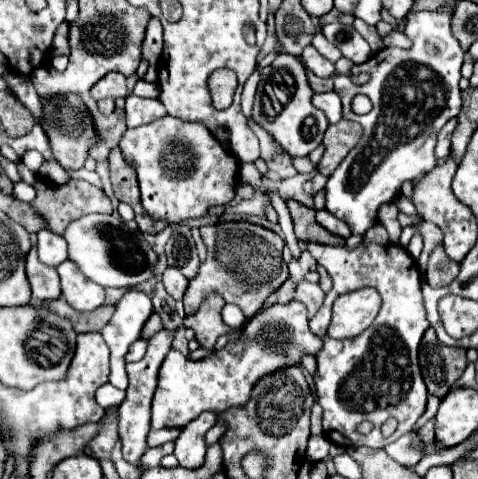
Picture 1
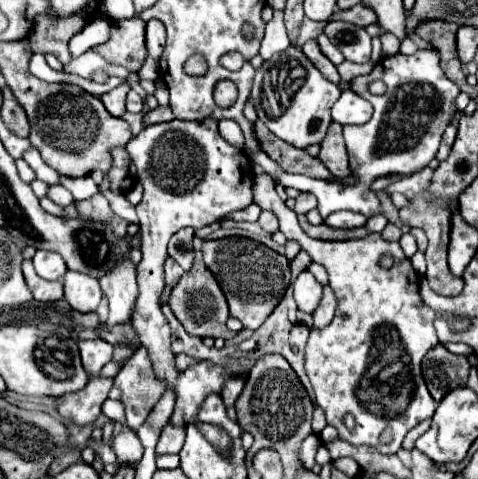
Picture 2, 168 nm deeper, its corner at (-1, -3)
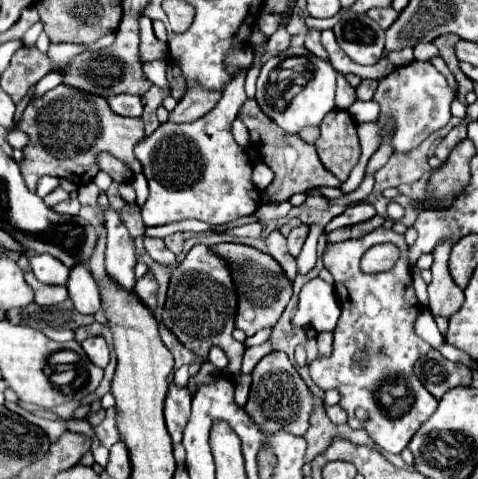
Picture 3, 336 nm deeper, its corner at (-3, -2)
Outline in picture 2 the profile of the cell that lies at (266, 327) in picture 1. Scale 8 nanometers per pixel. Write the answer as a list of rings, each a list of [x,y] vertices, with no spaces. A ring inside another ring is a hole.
[[[205,118],[203,122],[171,120],[165,124],[145,126],[127,142],[125,148],[137,166],[137,178],[145,190],[143,200],[137,204],[143,260],[137,266],[139,300],[131,324],[137,332],[137,342],[149,352],[157,380],[161,380],[167,390],[175,392],[175,410],[169,422],[175,426],[187,426],[189,422],[197,422],[197,410],[209,394],[221,394],[227,380],[245,378],[247,372],[225,370],[209,360],[193,364],[185,372],[177,370],[177,358],[171,350],[171,330],[159,304],[161,290],[165,288],[163,266],[167,244],[169,238],[185,226],[203,228],[249,206],[253,202],[253,166],[239,148],[227,144],[219,136],[217,120],[213,118]]]

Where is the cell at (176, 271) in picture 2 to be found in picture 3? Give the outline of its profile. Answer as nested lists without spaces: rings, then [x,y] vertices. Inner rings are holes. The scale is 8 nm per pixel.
[[[143,237],[143,243],[145,243],[145,249],[147,253],[161,265],[173,265],[175,263],[175,255],[165,247],[163,239],[157,239],[157,237]]]

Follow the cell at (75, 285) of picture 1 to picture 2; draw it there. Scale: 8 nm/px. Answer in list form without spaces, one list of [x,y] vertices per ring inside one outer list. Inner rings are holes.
[[[67,272],[63,278],[65,284],[65,300],[77,312],[95,312],[103,294],[99,288],[99,280],[89,278],[81,272]]]

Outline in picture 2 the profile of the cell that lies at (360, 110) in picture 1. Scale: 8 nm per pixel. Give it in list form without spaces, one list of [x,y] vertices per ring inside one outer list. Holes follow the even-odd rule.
[[[343,90],[341,98],[331,108],[333,120],[343,126],[345,124],[365,124],[372,114],[372,105],[359,94],[355,94],[353,90]]]

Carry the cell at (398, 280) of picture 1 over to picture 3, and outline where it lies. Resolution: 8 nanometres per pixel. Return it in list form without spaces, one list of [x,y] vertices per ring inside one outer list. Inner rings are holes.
[[[379,227],[375,231],[371,231],[369,235],[361,237],[361,239],[349,239],[343,243],[327,243],[327,251],[323,255],[323,263],[325,267],[333,273],[335,277],[335,291],[339,297],[339,305],[341,305],[341,317],[335,329],[335,339],[333,339],[333,353],[331,357],[317,357],[311,365],[311,379],[321,387],[321,389],[339,389],[341,391],[341,401],[339,405],[347,411],[349,415],[349,425],[353,429],[365,429],[367,435],[383,449],[389,453],[401,453],[407,443],[411,441],[411,437],[415,435],[415,431],[435,413],[437,409],[437,399],[421,385],[421,381],[413,375],[413,365],[419,357],[423,357],[425,353],[431,351],[431,345],[425,343],[421,337],[415,335],[413,323],[417,313],[421,311],[421,305],[415,297],[415,289],[413,289],[413,279],[411,279],[411,269],[409,269],[409,261],[407,261],[407,243],[403,239],[403,235],[395,233],[393,229],[385,229]],[[377,243],[393,243],[399,247],[399,259],[393,265],[393,269],[383,271],[383,273],[373,273],[367,275],[359,269],[359,261],[363,257],[363,253],[377,245]],[[355,409],[365,409],[371,419],[367,423],[361,423],[355,417]]]

